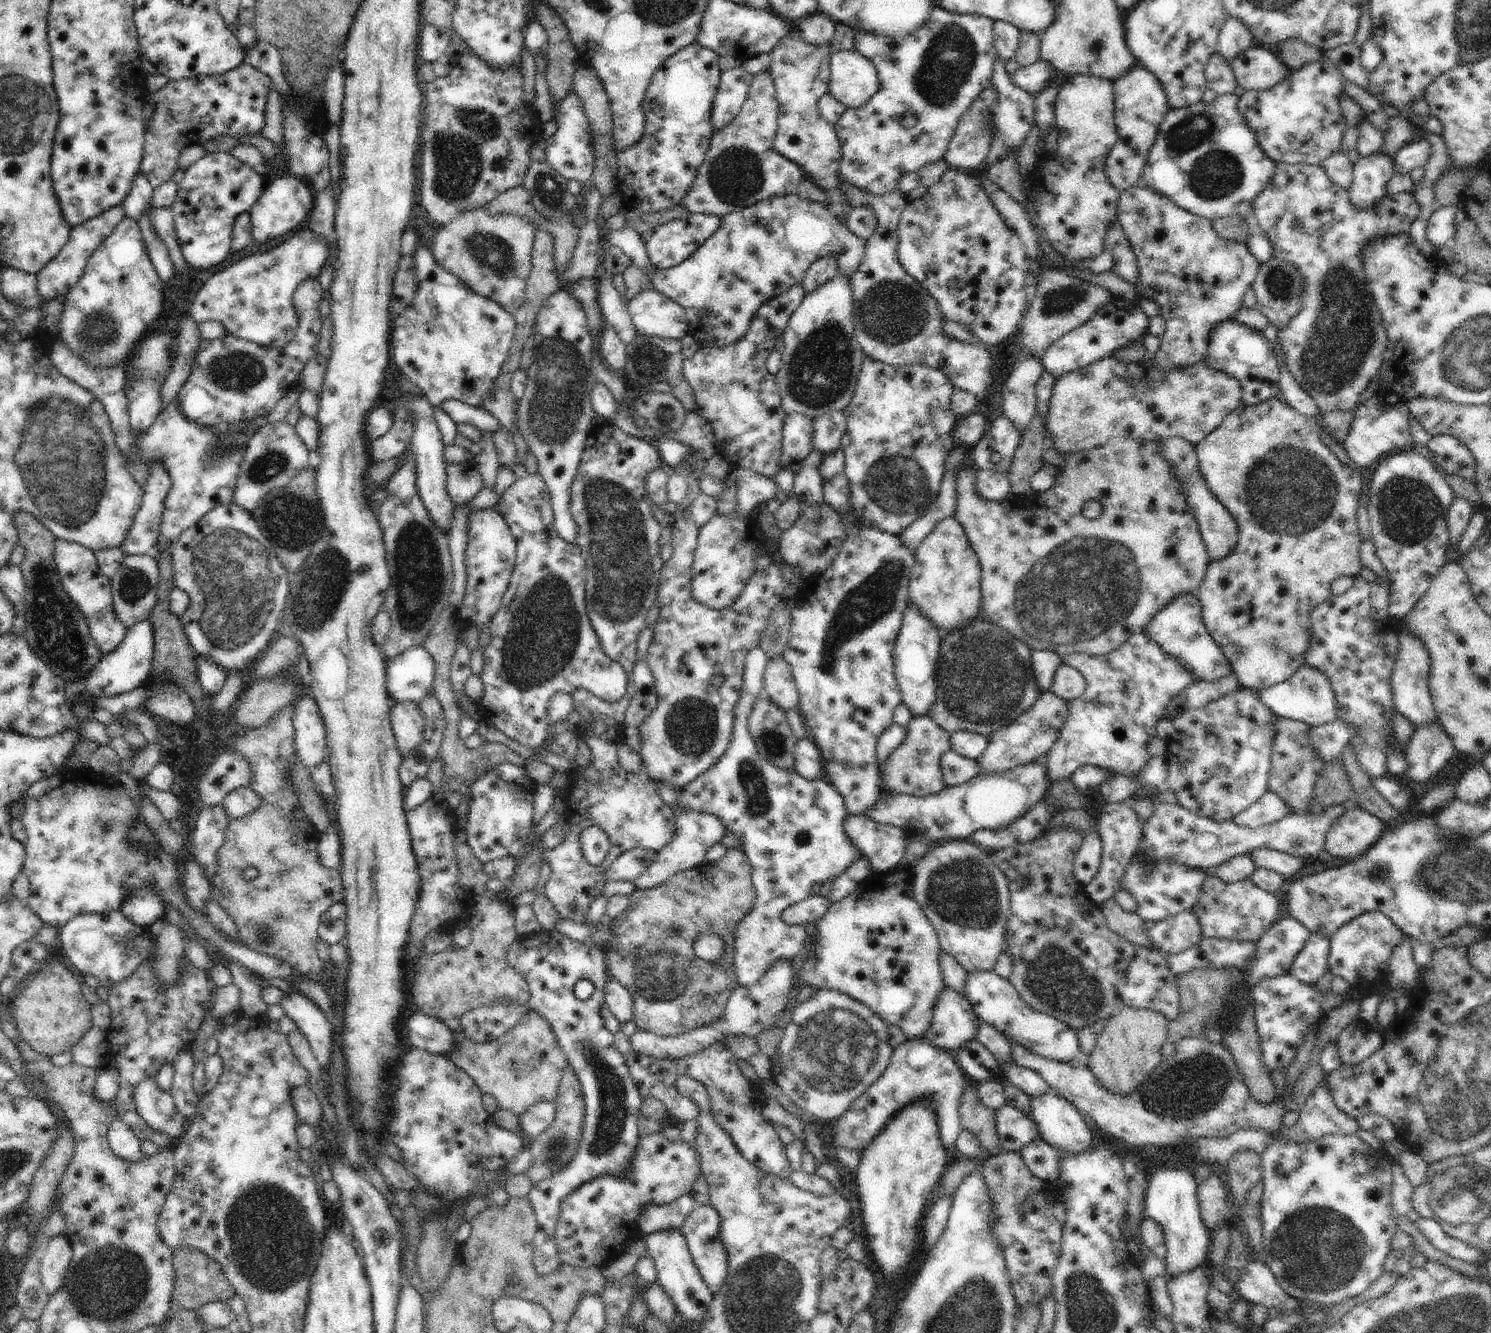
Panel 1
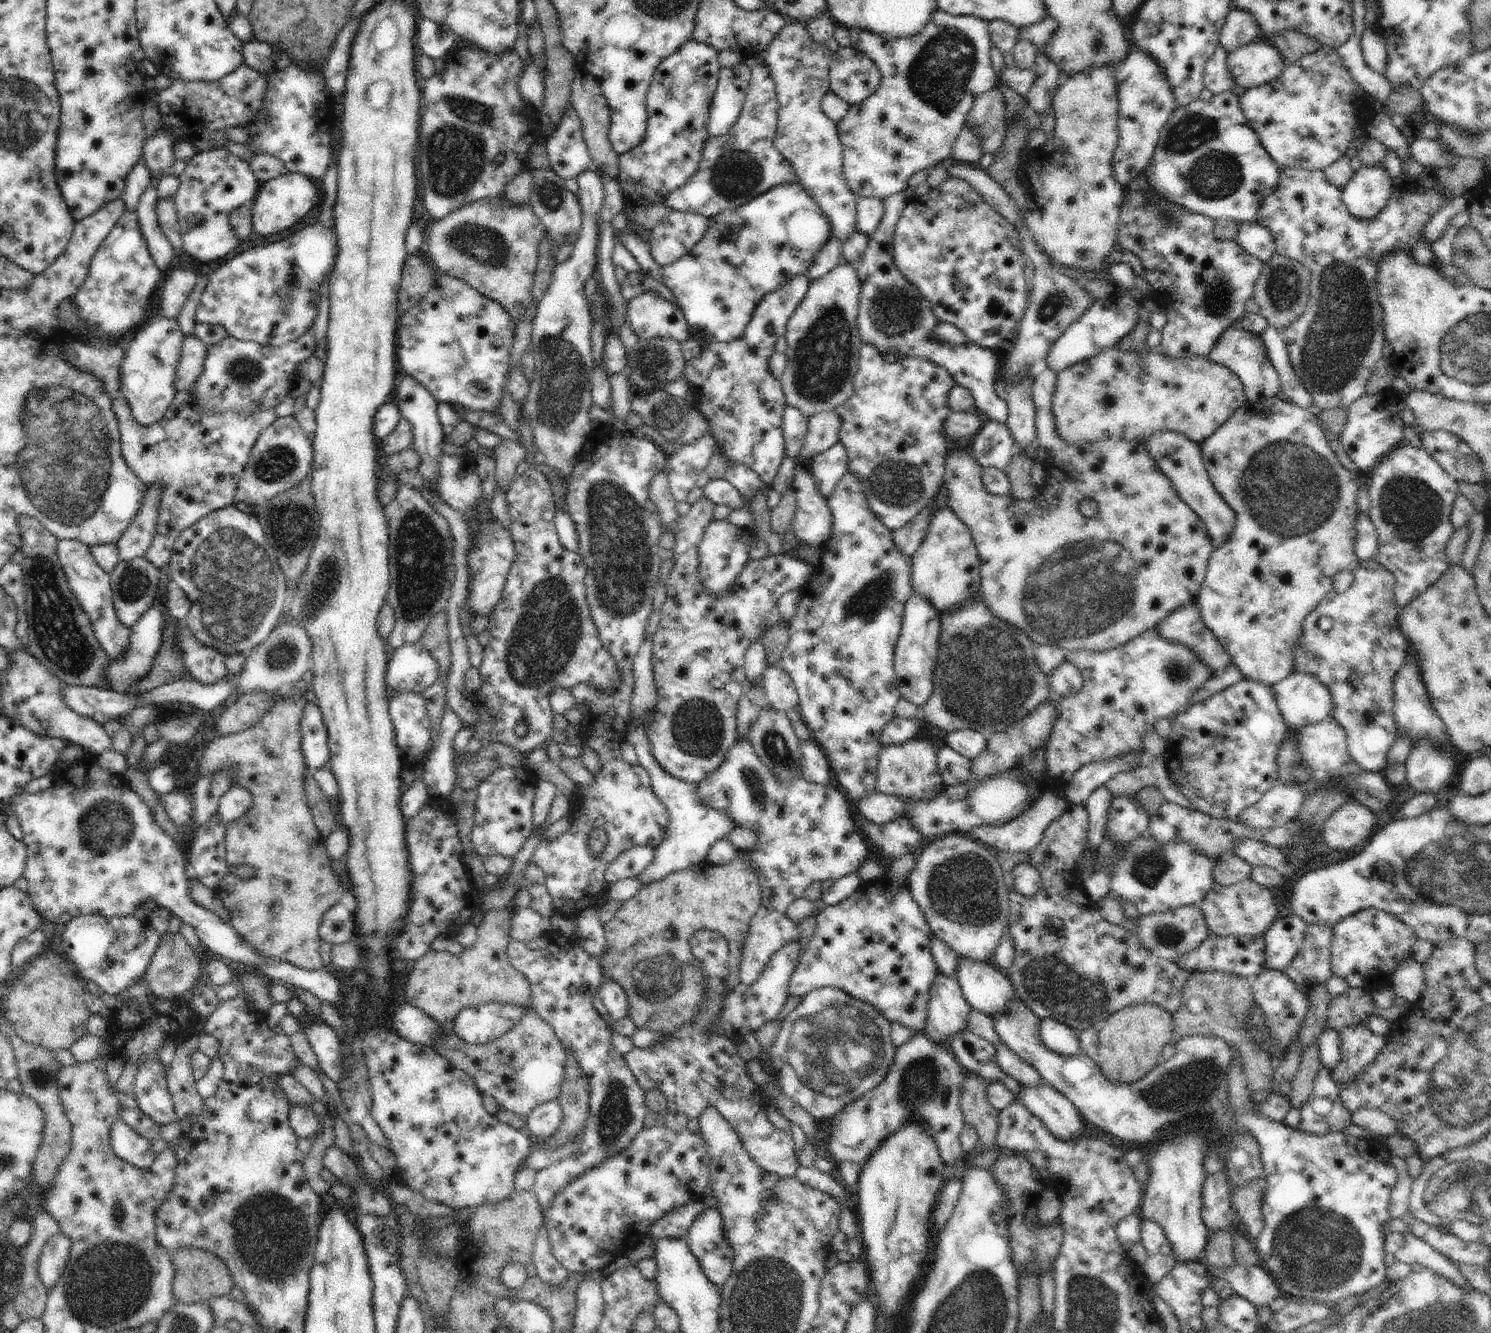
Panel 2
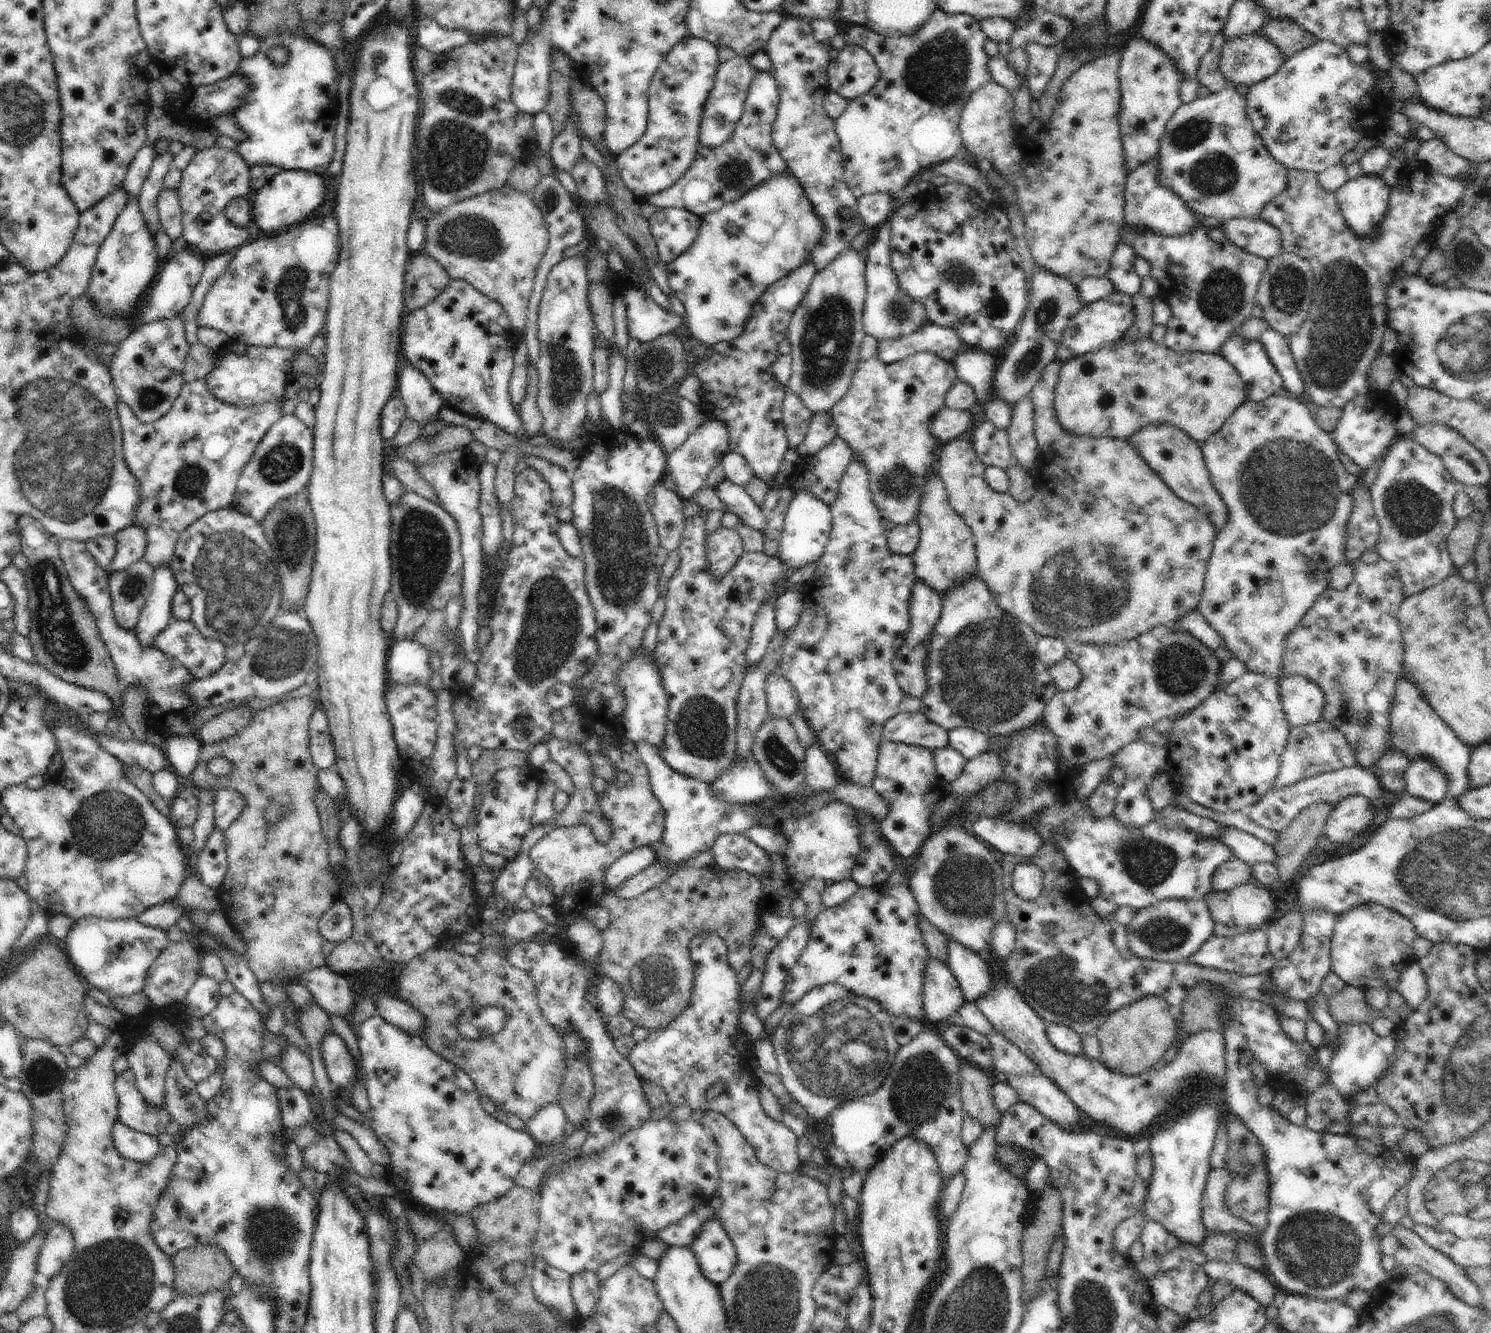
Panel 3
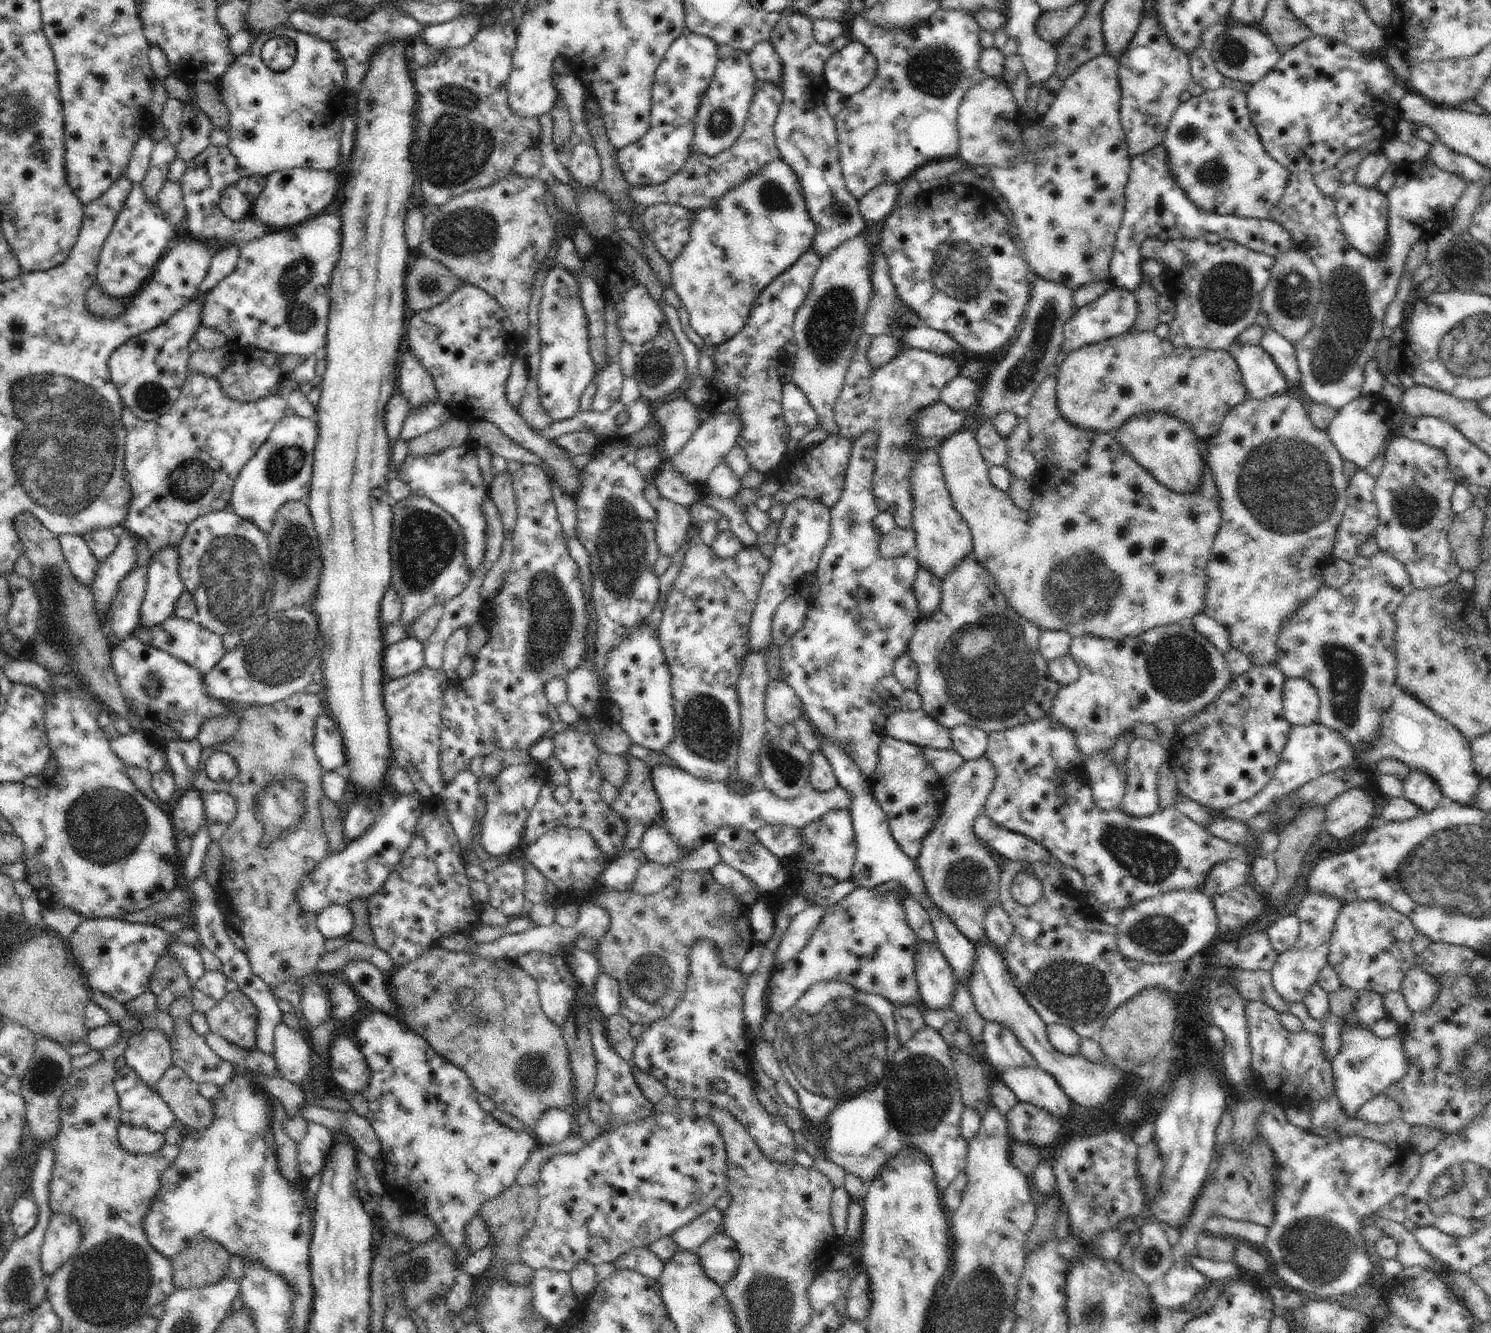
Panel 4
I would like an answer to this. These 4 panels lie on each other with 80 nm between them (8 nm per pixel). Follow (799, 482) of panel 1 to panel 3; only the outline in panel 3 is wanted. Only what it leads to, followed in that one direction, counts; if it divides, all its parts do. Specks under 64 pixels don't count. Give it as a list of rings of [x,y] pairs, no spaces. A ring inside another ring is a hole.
[[[802,489],[793,496],[784,520],[785,527],[779,538],[780,546],[777,556],[793,569],[818,562],[828,544],[831,533],[829,505],[814,496],[810,490]]]

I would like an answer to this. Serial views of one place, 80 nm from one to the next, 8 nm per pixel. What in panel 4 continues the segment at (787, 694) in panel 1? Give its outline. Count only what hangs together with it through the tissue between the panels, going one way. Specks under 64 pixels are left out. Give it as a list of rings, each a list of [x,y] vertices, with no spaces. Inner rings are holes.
[[[779,679],[766,681],[765,711],[769,726],[781,727],[803,716],[803,706],[796,692],[787,683]]]

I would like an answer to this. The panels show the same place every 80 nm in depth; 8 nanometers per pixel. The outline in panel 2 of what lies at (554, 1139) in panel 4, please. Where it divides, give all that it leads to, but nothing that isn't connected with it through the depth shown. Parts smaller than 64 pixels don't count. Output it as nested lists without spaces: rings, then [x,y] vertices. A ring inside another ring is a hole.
[[[556,1098],[538,1105],[525,1118],[525,1130],[528,1135],[546,1140],[560,1126],[563,1117],[562,1107]]]

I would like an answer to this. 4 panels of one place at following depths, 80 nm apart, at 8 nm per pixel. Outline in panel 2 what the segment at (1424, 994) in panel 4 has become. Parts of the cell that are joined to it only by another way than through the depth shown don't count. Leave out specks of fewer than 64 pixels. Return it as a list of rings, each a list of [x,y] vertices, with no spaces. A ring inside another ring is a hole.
[[[1411,955],[1400,961],[1391,976],[1390,988],[1396,995],[1405,998],[1408,1003],[1414,1003],[1425,987],[1424,969]]]

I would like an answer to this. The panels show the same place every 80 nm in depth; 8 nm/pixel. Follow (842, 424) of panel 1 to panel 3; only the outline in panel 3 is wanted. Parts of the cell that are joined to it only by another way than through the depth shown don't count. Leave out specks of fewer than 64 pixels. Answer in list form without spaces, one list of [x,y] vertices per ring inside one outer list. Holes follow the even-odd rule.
[[[831,413],[812,415],[804,440],[797,446],[800,458],[808,458],[820,452],[837,437],[837,426]]]

